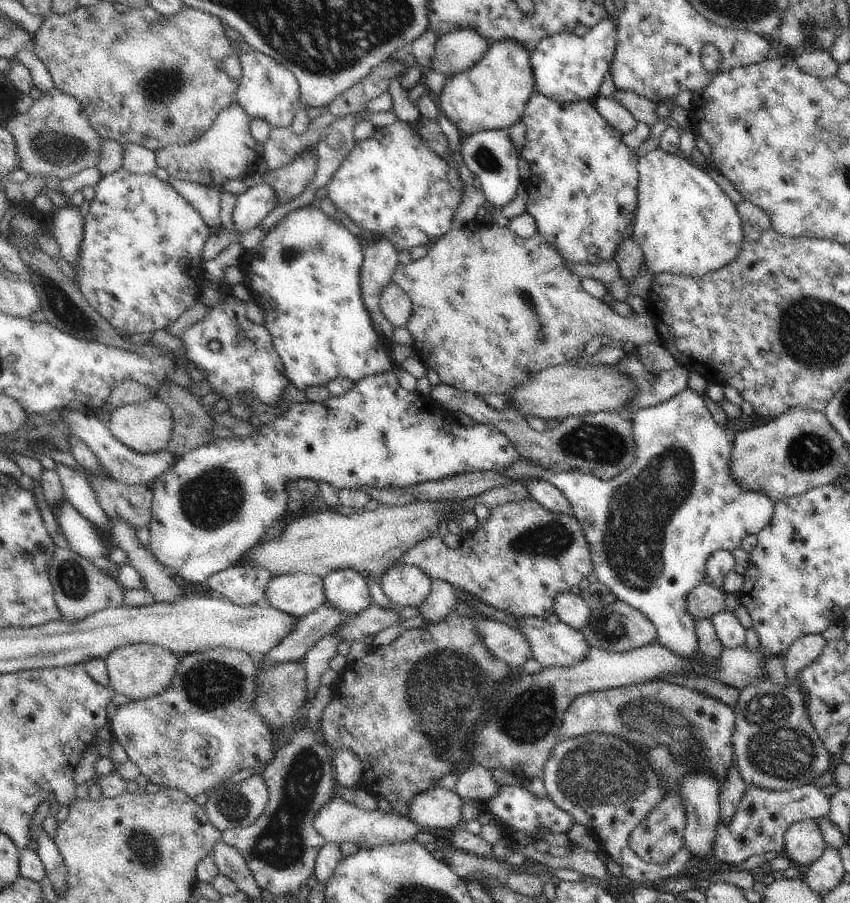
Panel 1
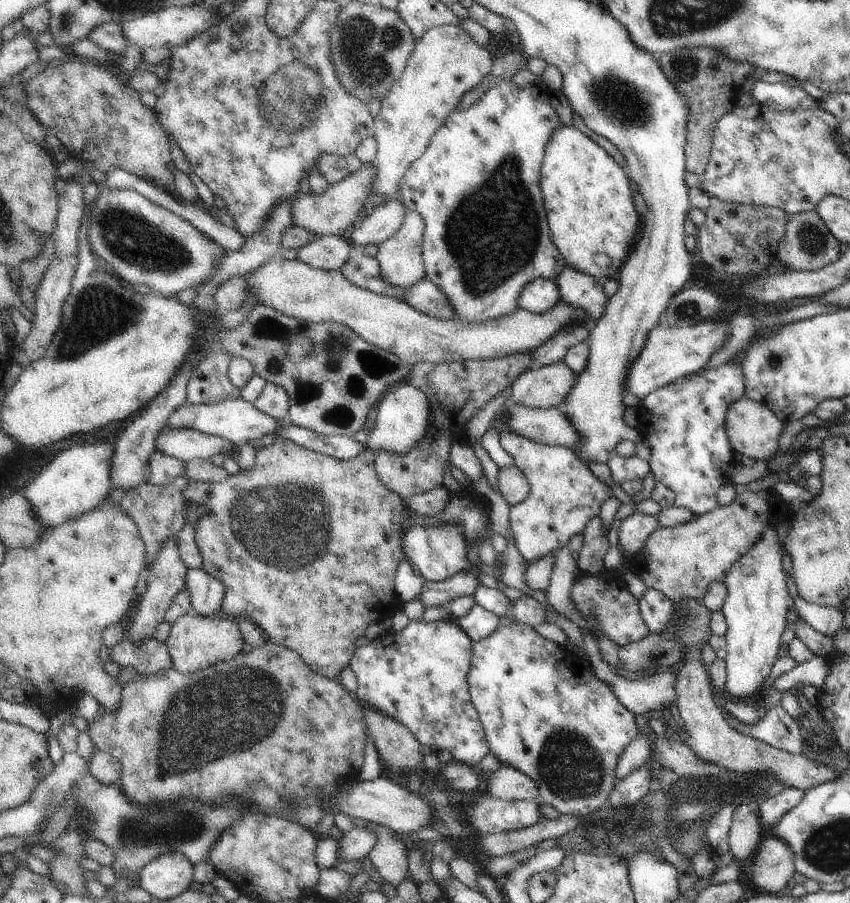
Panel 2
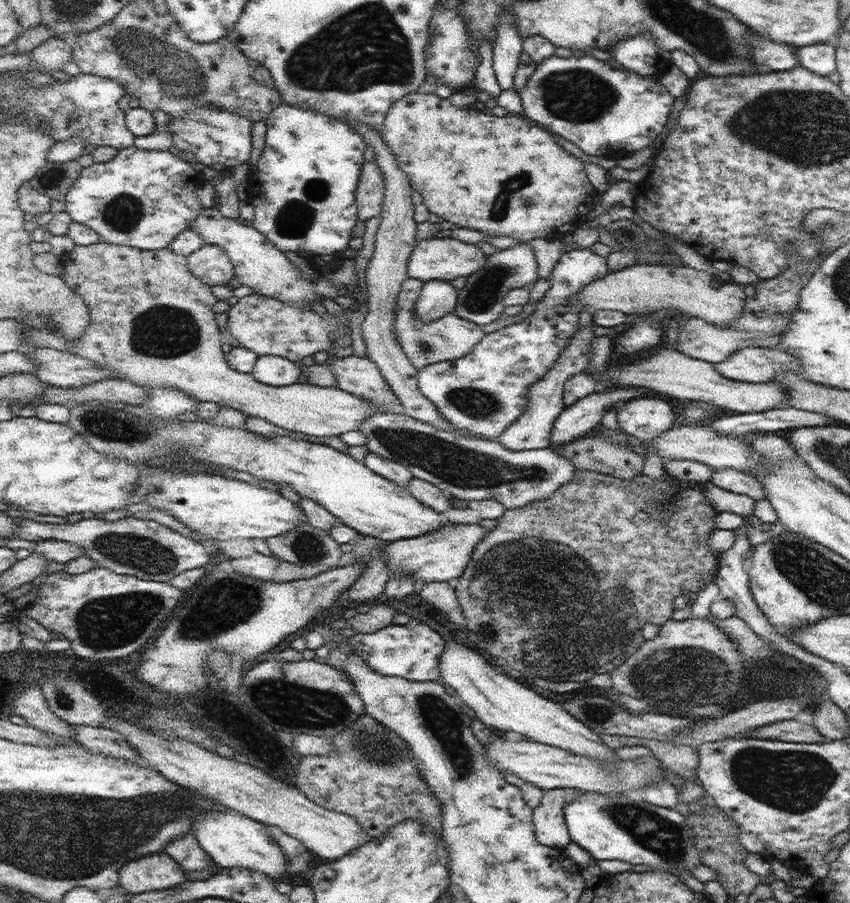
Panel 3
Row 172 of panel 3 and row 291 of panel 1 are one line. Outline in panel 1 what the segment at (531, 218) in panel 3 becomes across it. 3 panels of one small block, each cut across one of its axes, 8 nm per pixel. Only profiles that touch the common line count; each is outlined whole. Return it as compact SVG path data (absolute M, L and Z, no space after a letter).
M471 222L469 226L463 226L459 230L449 230L445 232L445 236L441 236L433 248L419 260L409 260L409 264L401 266L401 264L395 264L393 268L393 274L391 274L391 284L395 284L401 292L405 292L405 296L411 300L411 306L413 306L413 312L411 312L411 318L407 322L407 330L413 338L413 350L415 354L421 358L421 362L427 366L427 370L435 370L437 378L441 384L449 386L449 388L455 388L459 392L471 392L479 398L483 396L489 396L489 394L507 394L509 390L517 388L519 384L525 384L527 380L533 380L533 376L537 376L541 370L545 368L555 368L555 366L567 366L567 364L581 364L585 360L583 352L585 352L585 346L589 342L593 342L593 338L603 338L607 336L609 340L613 342L633 342L635 346L643 346L647 342L653 342L653 344L659 344L659 338L657 338L657 332L653 328L653 322L651 318L645 314L645 312L635 312L627 318L623 316L617 316L611 306L603 304L601 300L595 300L591 298L583 288L581 288L581 278L575 276L573 272L569 272L569 268L563 264L563 258L559 256L559 252L547 244L547 240L541 236L541 234L533 234L531 238L523 240L519 236L515 236L511 230L507 228L499 228L495 224L491 226L485 226L485 224L477 224L477 222Z

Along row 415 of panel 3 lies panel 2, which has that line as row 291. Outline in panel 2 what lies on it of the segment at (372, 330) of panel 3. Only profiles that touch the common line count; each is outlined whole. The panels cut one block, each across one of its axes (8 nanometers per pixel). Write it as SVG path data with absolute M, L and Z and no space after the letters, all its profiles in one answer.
M425 278L419 280L417 284L413 284L411 288L407 288L405 296L401 300L405 304L409 304L413 310L427 314L431 318L451 320L455 316L447 296L433 282L427 282Z

